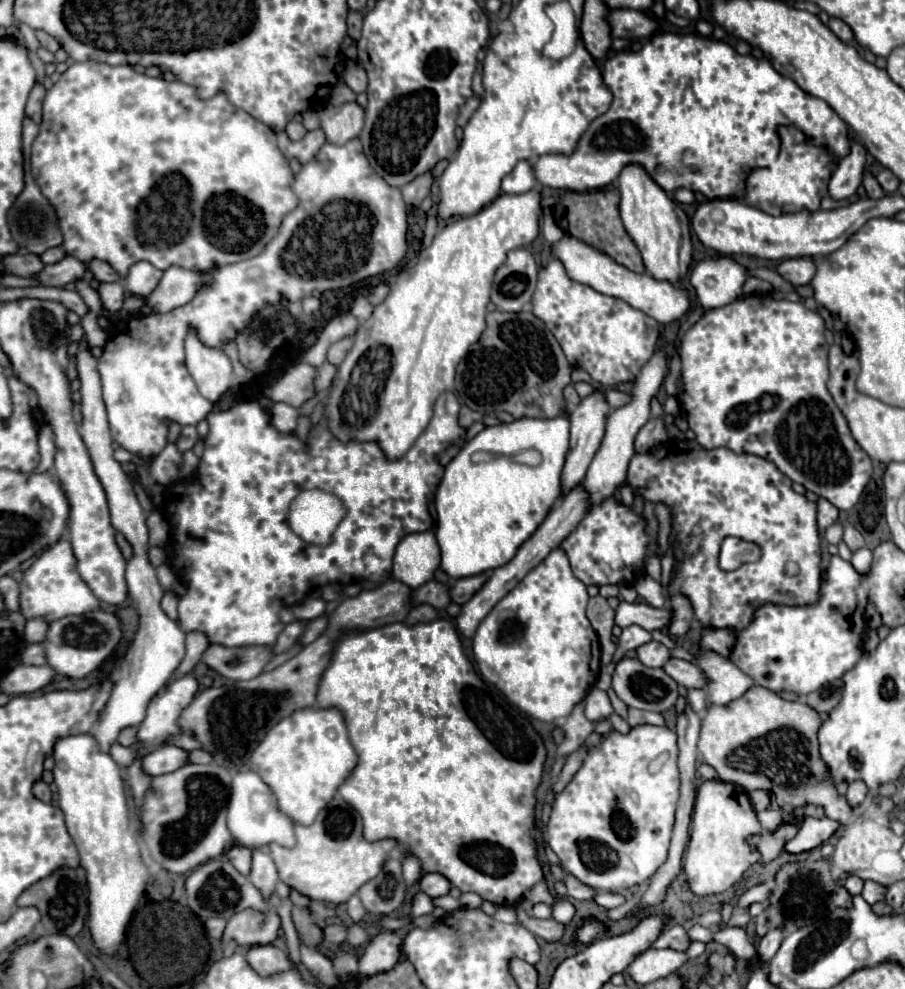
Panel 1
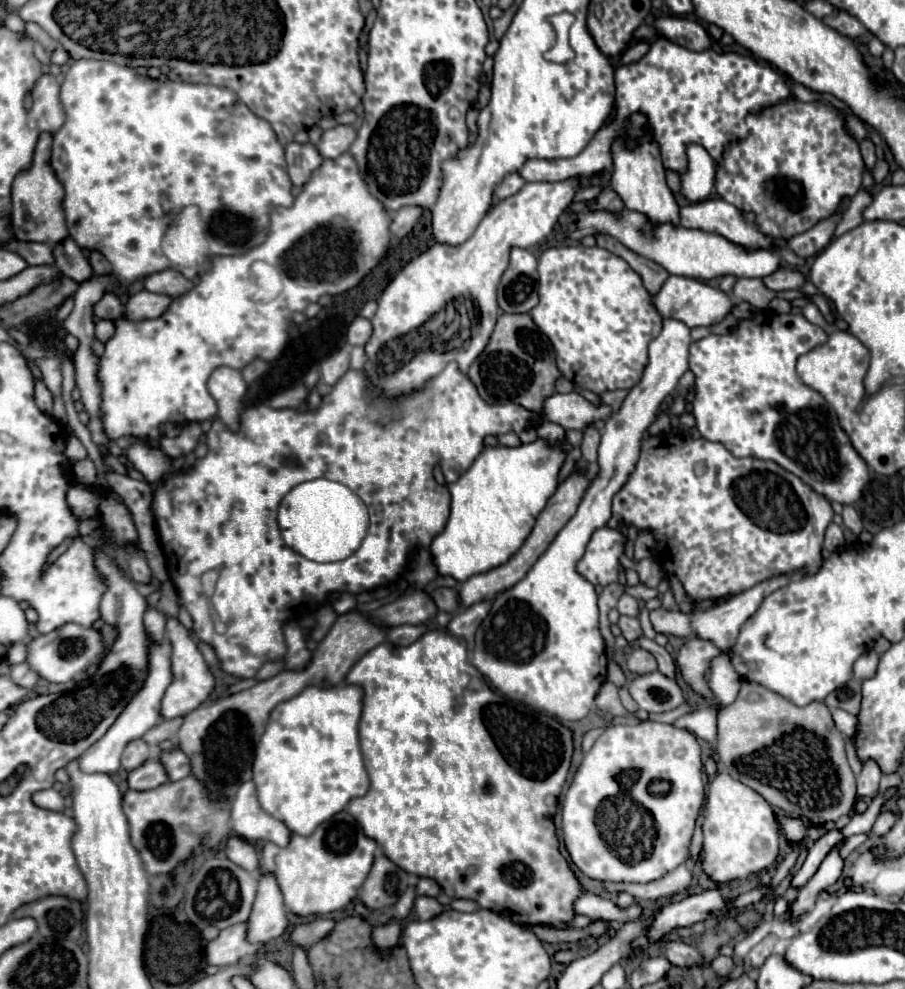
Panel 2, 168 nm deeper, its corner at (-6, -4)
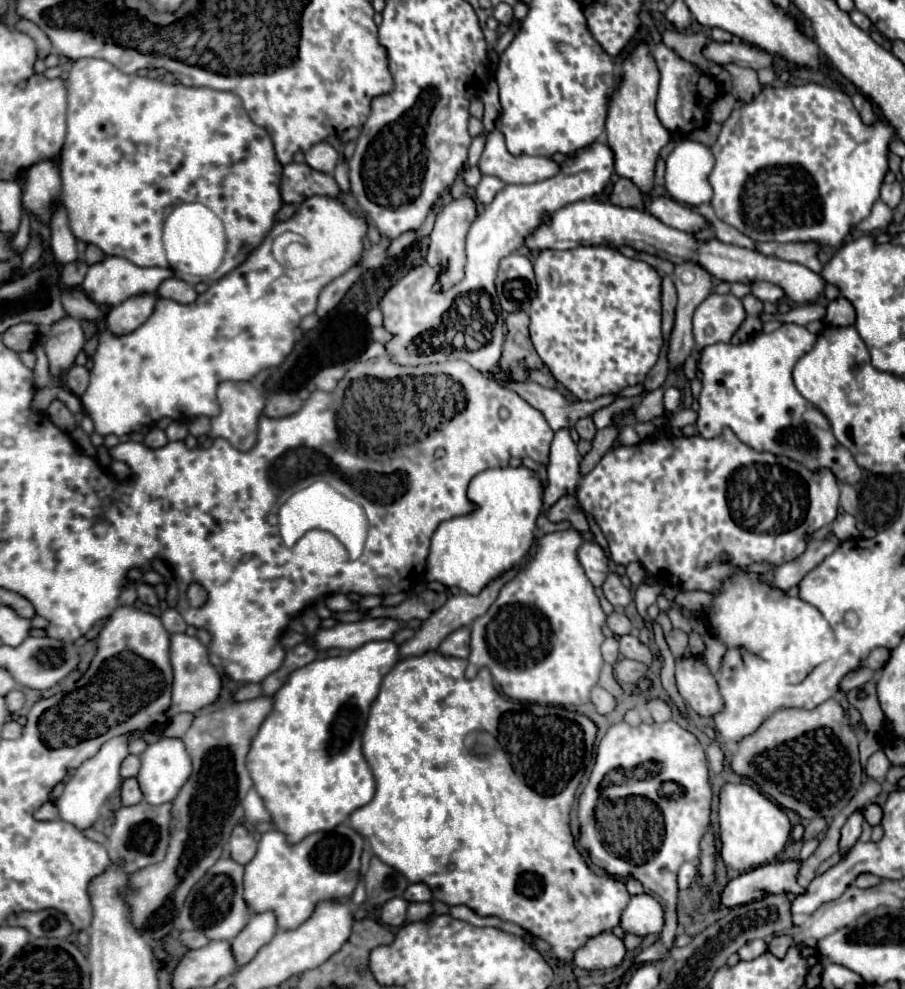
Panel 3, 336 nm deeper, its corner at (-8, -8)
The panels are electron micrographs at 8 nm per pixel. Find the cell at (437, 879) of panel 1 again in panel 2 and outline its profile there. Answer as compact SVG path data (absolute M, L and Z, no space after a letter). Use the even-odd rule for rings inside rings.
M420 878L416 884L416 896L438 896L440 886L430 878Z

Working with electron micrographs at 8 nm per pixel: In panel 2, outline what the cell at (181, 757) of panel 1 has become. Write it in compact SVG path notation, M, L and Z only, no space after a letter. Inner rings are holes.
M148 760L140 768L128 772L128 788L130 790L152 790L166 782L166 772L158 760Z

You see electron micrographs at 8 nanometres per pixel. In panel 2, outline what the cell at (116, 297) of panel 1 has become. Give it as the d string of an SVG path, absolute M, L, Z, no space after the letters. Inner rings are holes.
M106 294L100 302L94 304L94 314L96 314L96 318L102 318L102 320L120 318L122 316L122 304L120 304L118 296L116 294Z

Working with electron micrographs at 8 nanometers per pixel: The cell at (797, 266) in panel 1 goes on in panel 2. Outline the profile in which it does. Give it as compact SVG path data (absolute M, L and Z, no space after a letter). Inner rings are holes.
M780 268L774 274L762 278L762 282L766 284L766 288L770 288L772 292L782 292L782 290L796 290L804 284L804 278L800 272L796 270L788 270L788 268Z

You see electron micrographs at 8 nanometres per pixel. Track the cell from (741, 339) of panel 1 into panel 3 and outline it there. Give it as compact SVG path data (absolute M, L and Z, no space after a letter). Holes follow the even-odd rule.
M782 324L778 330L766 334L760 332L752 336L750 340L742 344L728 344L728 342L718 342L712 346L706 346L702 350L700 358L700 370L702 370L702 392L698 398L700 410L698 410L698 420L696 428L700 436L704 438L716 438L722 434L724 428L730 428L740 442L750 446L756 452L770 452L776 456L786 456L792 458L794 462L800 462L802 466L808 466L808 470L822 470L828 468L836 476L840 484L858 484L862 470L856 466L856 460L840 442L836 442L834 434L830 432L830 424L822 414L814 410L814 406L796 390L792 382L792 370L794 364L812 350L816 344L816 334L808 332L804 326L798 324Z

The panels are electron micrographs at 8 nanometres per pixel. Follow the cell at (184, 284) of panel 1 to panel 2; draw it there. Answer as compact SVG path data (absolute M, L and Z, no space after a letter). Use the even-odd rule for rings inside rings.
M140 290L128 298L128 302L124 306L124 316L132 322L158 318L158 314L162 314L170 302L172 302L170 296Z

